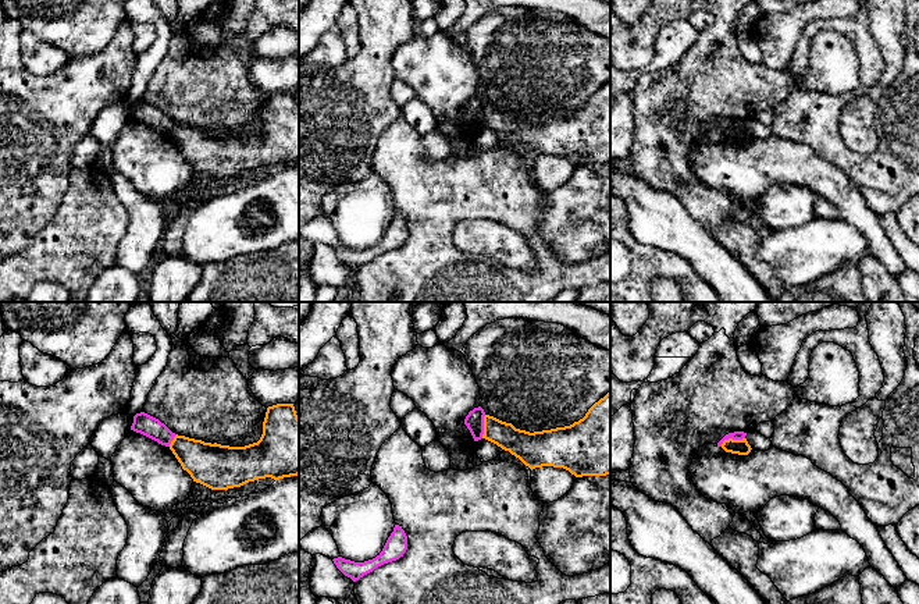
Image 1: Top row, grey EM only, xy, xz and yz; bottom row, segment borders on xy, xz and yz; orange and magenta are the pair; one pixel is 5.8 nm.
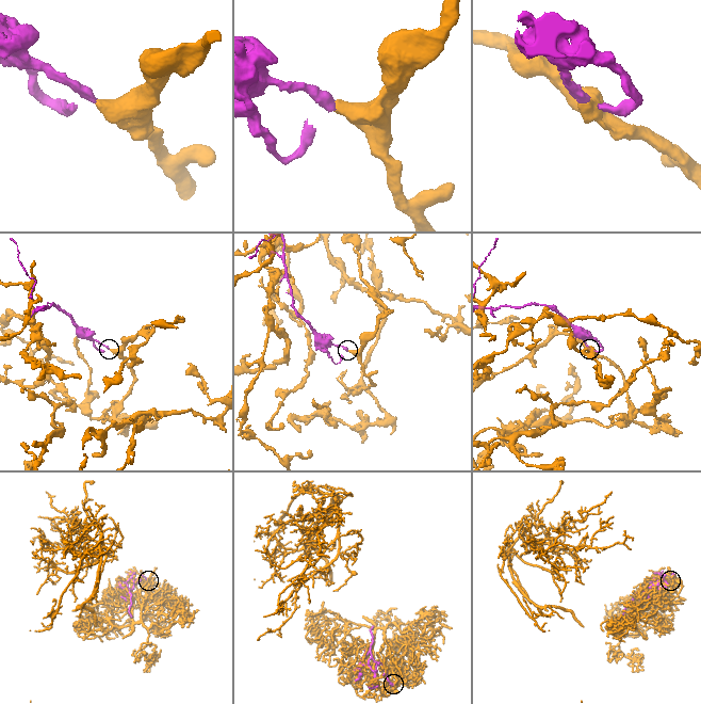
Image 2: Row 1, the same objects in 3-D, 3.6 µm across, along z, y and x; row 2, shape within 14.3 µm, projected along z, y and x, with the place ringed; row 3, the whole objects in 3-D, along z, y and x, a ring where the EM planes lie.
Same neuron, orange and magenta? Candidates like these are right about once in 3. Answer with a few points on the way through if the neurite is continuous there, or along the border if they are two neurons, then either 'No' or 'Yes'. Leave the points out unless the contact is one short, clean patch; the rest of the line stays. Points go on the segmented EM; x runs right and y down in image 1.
Boundary: yz (744, 437), (726, 439), (720, 446). No

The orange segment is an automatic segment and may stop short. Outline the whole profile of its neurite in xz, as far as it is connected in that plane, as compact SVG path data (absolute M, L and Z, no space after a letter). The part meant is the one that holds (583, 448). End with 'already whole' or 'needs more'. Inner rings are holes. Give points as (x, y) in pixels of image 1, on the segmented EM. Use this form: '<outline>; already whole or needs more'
M610 392L570 426L526 431L484 416L482 438L519 458L531 470L563 468L576 477L610 475Z; already whole

